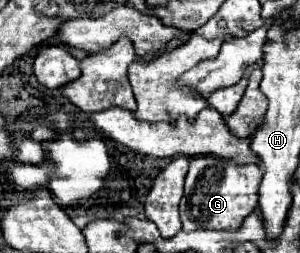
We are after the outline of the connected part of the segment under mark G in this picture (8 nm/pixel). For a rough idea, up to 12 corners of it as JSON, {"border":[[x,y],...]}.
{"border":[[192,158],[182,230],[238,230],[262,168]]}

